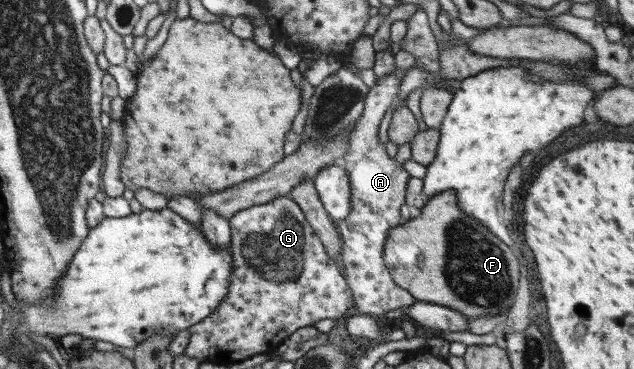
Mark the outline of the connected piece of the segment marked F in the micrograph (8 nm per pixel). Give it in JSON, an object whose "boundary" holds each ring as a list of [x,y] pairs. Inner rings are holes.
{"boundary":[[[454,190],[430,198],[418,217],[391,228],[383,245],[393,281],[418,301],[453,308],[468,320],[501,315],[514,304],[521,277],[518,258],[458,206]]]}

